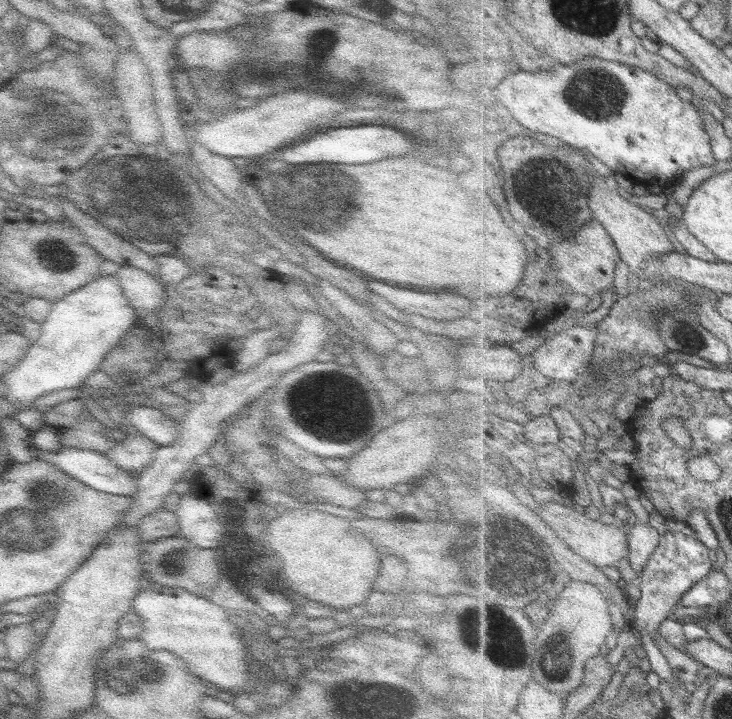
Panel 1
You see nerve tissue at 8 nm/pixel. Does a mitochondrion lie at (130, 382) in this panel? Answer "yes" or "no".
no

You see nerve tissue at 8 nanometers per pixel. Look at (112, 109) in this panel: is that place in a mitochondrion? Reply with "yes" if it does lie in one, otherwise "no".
no

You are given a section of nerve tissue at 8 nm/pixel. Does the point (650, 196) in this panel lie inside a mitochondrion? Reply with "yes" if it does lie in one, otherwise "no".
no

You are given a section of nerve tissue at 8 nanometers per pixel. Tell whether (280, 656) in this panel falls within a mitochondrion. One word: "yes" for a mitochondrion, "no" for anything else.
no

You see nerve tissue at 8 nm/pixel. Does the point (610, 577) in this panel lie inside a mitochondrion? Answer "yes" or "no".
no

